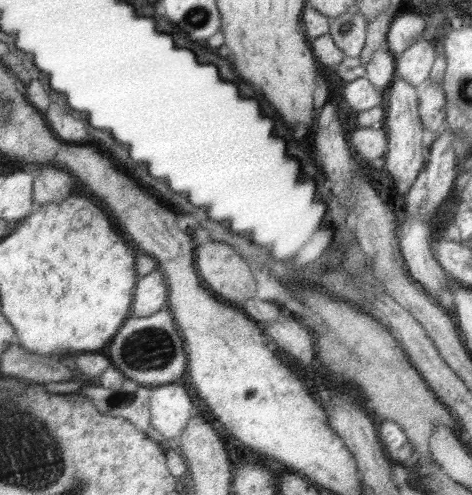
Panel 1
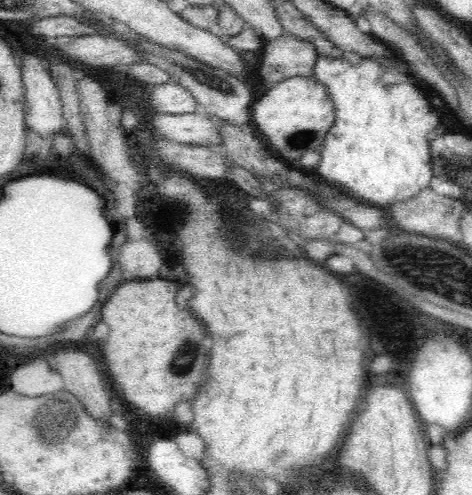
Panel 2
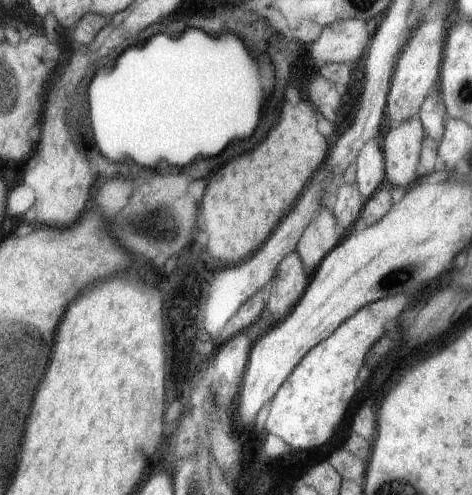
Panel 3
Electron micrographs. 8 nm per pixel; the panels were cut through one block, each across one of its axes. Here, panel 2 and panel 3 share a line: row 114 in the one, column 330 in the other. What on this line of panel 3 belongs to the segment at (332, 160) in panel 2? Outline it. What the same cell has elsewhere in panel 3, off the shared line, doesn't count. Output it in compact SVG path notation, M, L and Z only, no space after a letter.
M407 294L367 304L343 324L339 324L339 328L335 328L331 336L313 346L275 392L265 422L267 434L275 434L277 438L281 438L289 446L289 450L305 448L319 452L319 446L327 444L329 438L335 434L349 402L357 392L353 380L357 378L359 368L365 364L367 352L381 340L385 324L389 320L395 320L407 304Z

